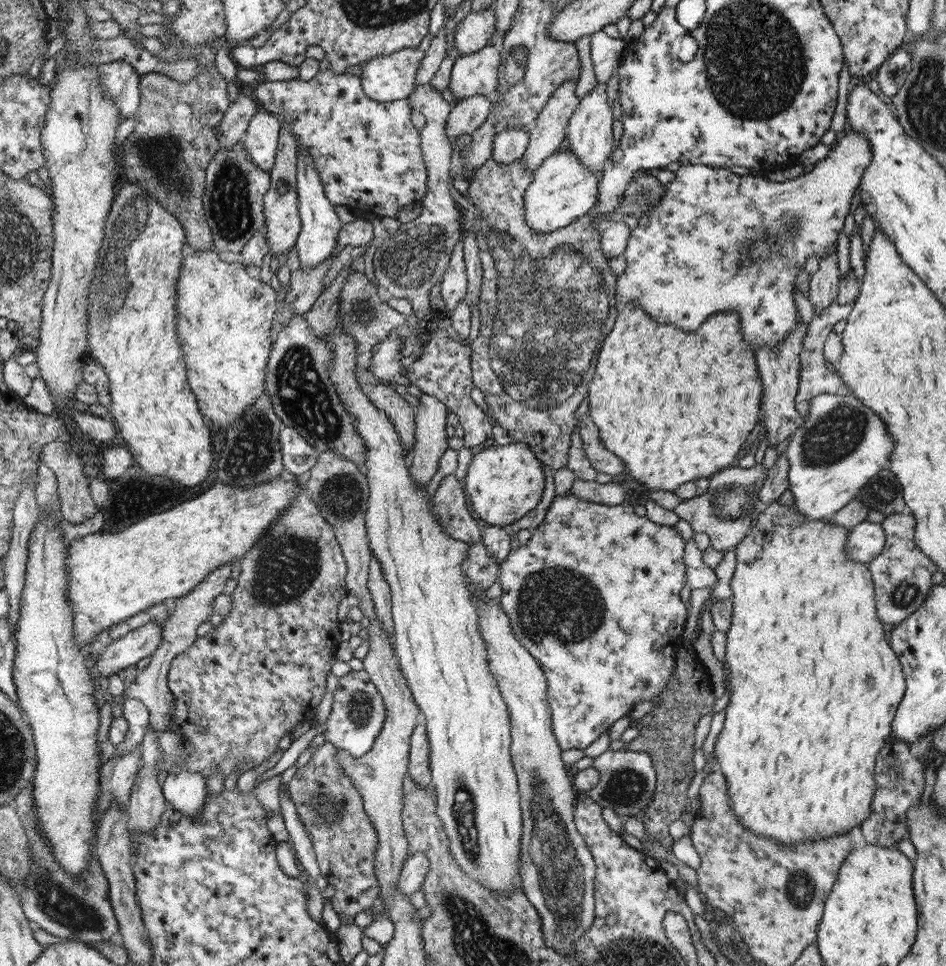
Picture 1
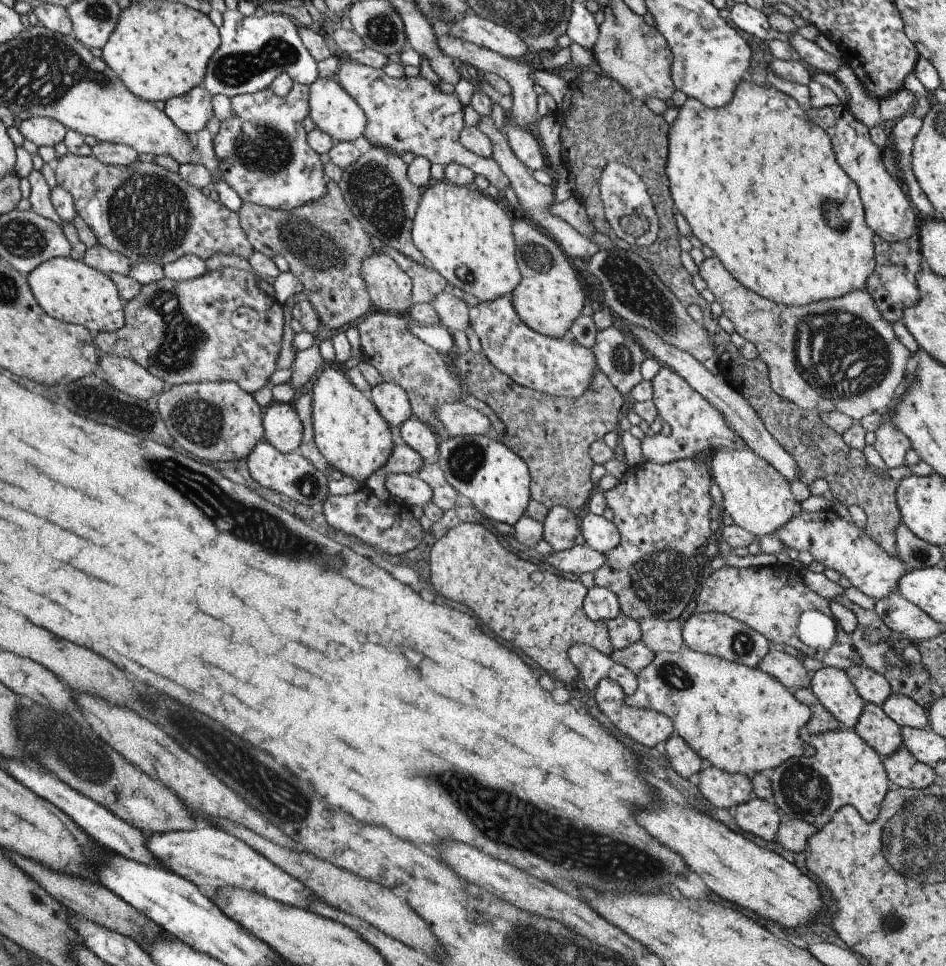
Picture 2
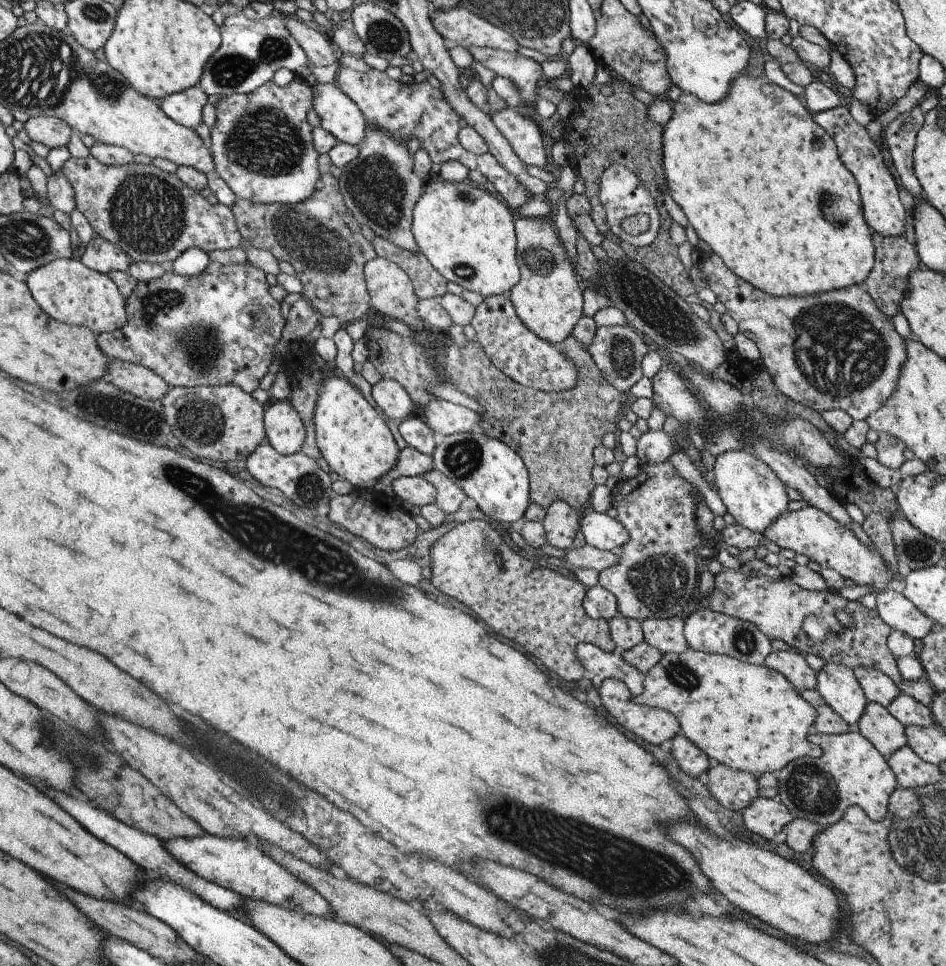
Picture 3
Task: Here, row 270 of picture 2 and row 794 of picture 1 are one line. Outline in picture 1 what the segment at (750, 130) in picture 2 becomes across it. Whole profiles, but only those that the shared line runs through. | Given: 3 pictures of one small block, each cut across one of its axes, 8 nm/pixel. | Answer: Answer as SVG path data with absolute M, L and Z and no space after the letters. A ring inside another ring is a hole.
M778 501L768 504L768 508L764 512L759 512L757 516L757 521L755 525L751 528L750 532L744 537L742 542L737 544L737 562L736 569L734 570L734 575L731 579L731 589L733 596L730 599L732 603L733 613L731 616L731 625L729 631L727 632L727 643L726 643L726 662L730 667L731 674L731 685L732 685L732 696L730 697L730 703L726 709L726 719L724 721L724 728L720 732L718 739L715 743L714 754L718 760L717 770L720 770L725 776L725 782L728 783L728 796L729 803L731 800L731 805L737 819L741 820L741 825L749 828L749 831L753 833L756 832L758 836L770 836L782 844L788 844L789 847L795 845L796 842L800 840L810 840L810 838L824 838L824 837L835 837L840 833L845 833L850 831L854 826L860 826L871 813L872 797L875 789L875 760L880 749L887 743L891 738L891 724L896 715L896 710L903 699L906 683L905 676L900 664L897 659L896 653L892 650L889 643L889 638L886 636L886 629L884 628L884 623L878 618L877 606L875 603L875 586L873 583L870 570L868 570L867 564L860 564L854 559L851 559L847 555L847 550L845 549L846 541L848 538L848 533L850 529L843 527L842 525L833 525L826 520L812 520L808 517L802 516L802 514L797 513L794 507L783 507Z

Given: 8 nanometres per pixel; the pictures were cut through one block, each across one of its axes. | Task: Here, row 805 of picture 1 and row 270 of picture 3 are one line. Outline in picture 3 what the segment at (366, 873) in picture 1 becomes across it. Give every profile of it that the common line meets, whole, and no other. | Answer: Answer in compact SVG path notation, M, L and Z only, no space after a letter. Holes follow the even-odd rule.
M327 169L320 176L320 188L310 198L292 205L260 204L236 198L234 209L239 231L252 247L264 248L279 261L292 264L302 282L302 298L320 314L336 316L343 326L372 312L365 268L377 257L372 243L361 232L359 221L344 202L339 179Z

